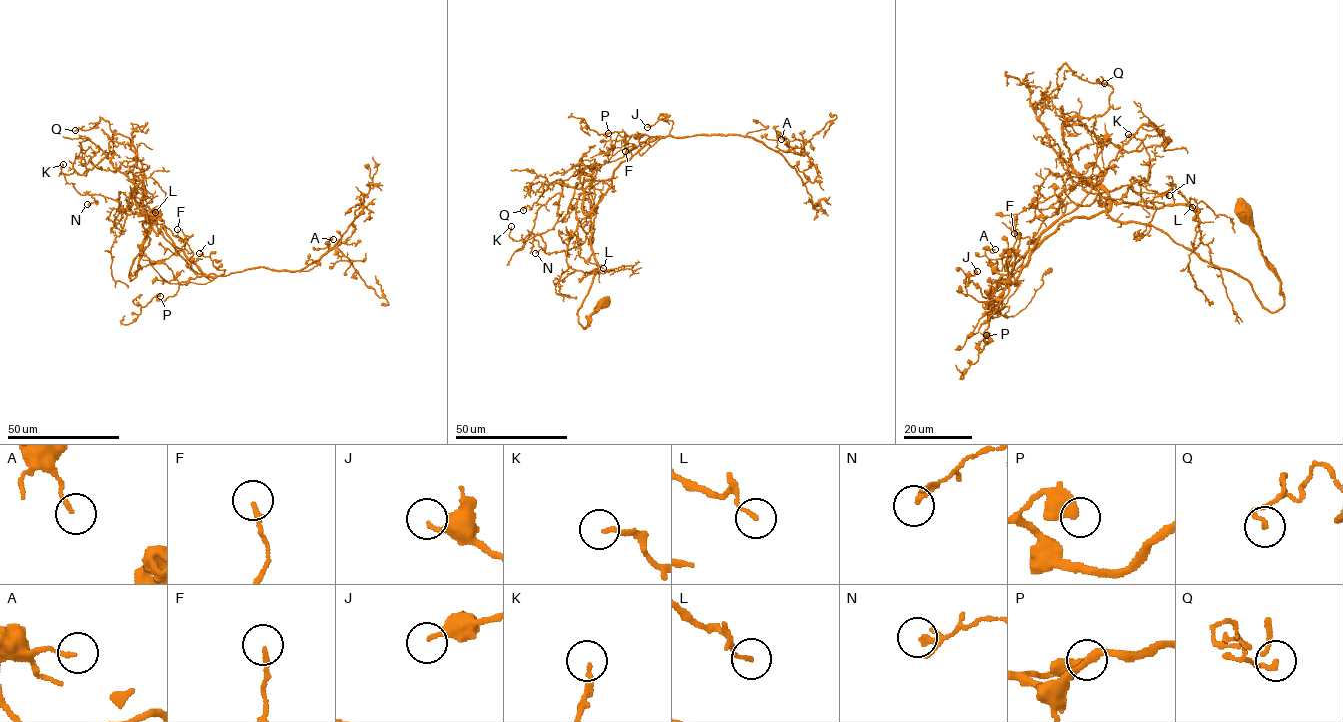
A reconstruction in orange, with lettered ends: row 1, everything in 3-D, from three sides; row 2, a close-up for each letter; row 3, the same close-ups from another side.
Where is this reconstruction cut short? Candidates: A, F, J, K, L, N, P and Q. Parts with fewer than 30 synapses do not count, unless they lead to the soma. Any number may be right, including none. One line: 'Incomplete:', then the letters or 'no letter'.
Incomplete: no letter

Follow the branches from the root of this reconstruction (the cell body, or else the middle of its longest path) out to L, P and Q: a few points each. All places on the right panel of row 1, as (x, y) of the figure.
L: (1243, 212), (1280, 282), (1276, 312), (1152, 225), (1111, 218), (1079, 176), (1118, 203), (1175, 184), (1192, 207)
P: (1243, 212), (1280, 282), (1276, 312), (1152, 225), (1099, 212), (1031, 253), (987, 307), (986, 335)
Q: (1243, 212), (1276, 312), (1111, 218), (1052, 147), (1058, 70), (1104, 83)

